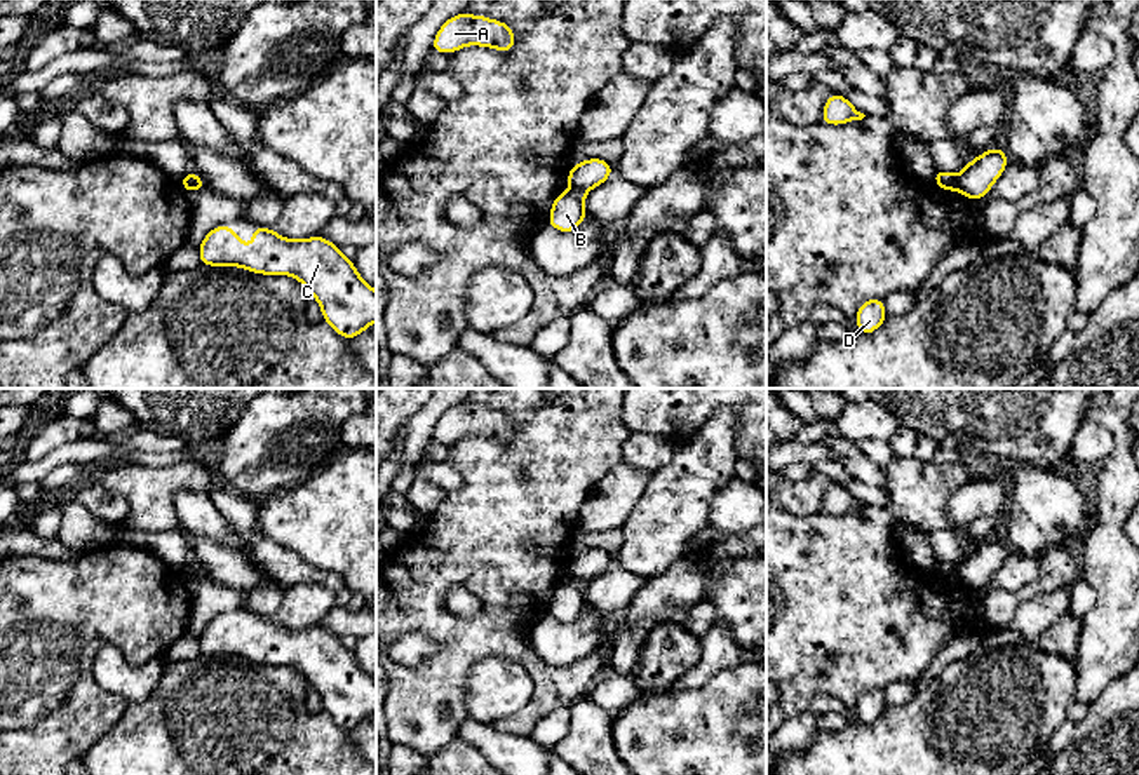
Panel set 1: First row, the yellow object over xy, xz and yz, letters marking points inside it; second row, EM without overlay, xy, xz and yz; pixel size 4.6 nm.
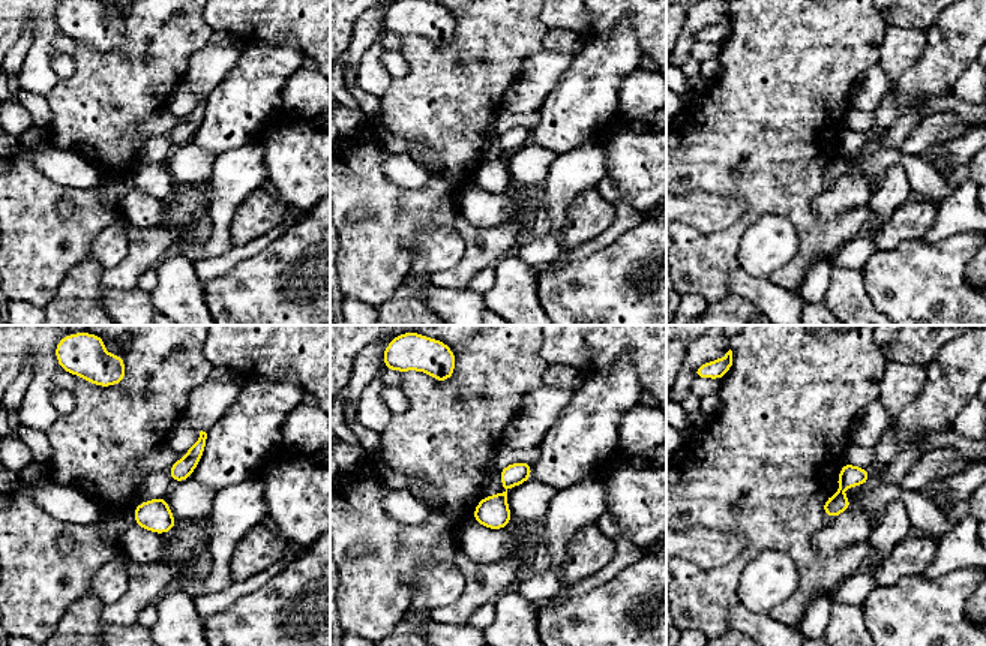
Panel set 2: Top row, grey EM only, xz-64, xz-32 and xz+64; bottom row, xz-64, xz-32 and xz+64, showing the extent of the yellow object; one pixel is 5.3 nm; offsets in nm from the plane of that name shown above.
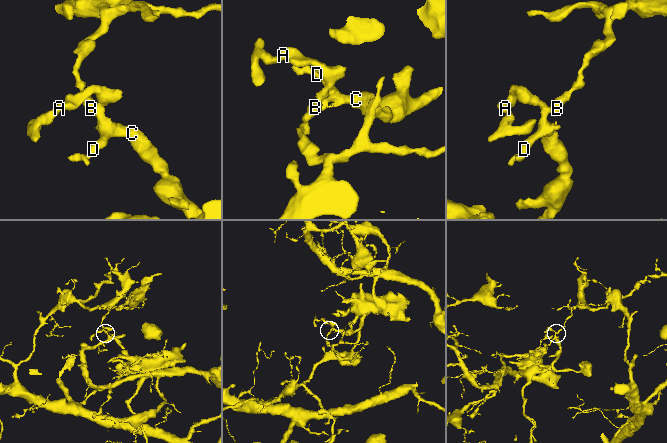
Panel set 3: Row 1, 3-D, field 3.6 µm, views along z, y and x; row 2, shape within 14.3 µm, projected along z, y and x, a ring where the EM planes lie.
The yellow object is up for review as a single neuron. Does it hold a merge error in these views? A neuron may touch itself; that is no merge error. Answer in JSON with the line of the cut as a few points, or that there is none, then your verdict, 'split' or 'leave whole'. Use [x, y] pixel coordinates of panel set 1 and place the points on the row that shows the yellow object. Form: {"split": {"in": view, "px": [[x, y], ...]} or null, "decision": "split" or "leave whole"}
{"split": {"in": "xz", "px": [[572, 187], [586, 192]]}, "decision": "split"}

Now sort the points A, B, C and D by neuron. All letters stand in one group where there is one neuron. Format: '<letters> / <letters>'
A C D / B

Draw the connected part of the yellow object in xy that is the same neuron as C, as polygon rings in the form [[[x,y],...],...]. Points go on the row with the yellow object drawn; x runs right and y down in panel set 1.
[[[218,225],[200,242],[200,265],[298,279],[319,301],[324,322],[345,340],[359,336],[376,322],[376,291],[338,246],[320,235],[284,239],[273,228],[263,230],[258,225],[253,225],[253,235],[247,253],[246,242],[230,225]]]

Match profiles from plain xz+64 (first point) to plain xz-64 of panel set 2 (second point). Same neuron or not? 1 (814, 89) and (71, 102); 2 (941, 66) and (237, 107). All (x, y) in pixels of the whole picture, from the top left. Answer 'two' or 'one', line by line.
1: one
2: one

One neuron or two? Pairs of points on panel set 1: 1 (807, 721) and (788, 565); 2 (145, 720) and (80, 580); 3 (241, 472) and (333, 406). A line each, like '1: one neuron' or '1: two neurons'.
1: two neurons
2: two neurons
3: one neuron

